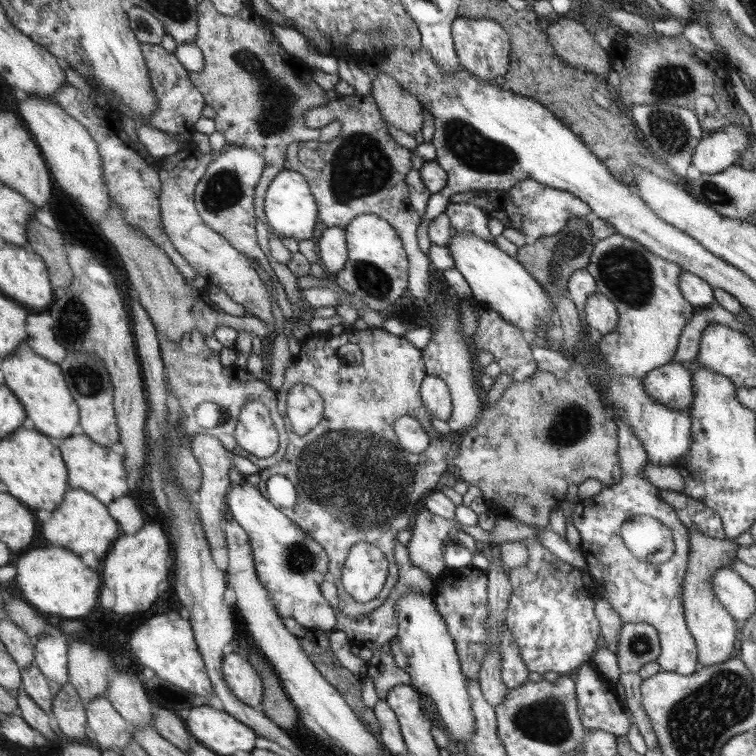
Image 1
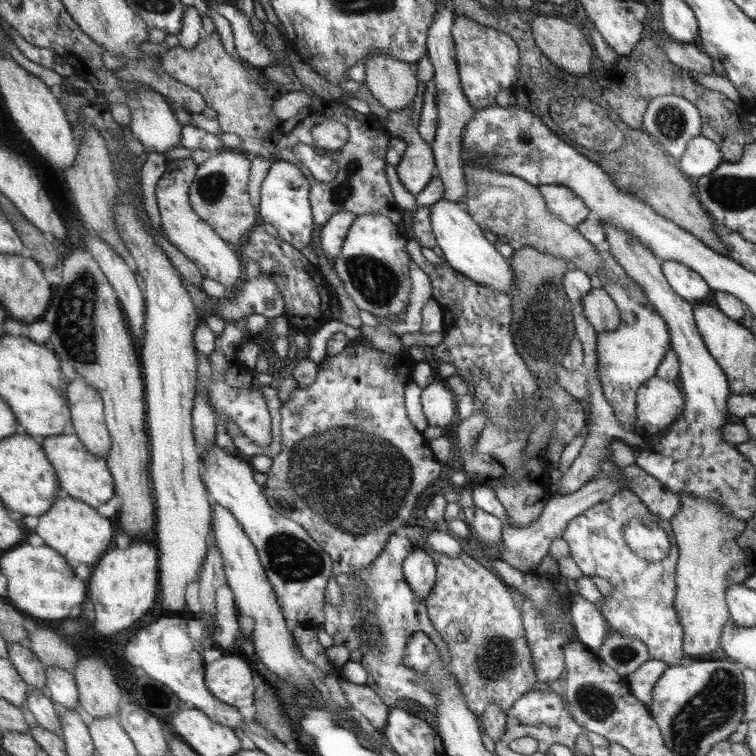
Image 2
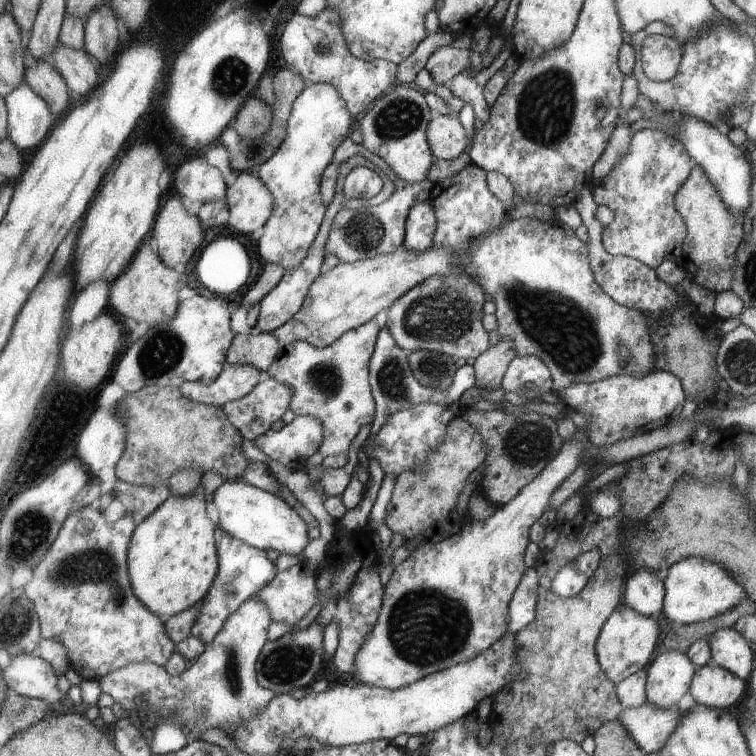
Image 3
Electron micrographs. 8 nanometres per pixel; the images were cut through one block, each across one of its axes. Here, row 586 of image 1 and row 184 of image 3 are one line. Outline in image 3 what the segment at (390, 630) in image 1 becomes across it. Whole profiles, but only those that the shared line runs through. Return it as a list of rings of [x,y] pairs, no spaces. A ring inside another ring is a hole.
[[[350,137],[346,138],[338,148],[336,148],[332,163],[324,172],[328,172],[324,176],[324,200],[328,200],[328,205],[332,202],[334,194],[336,194],[336,181],[338,180],[338,169],[342,162],[346,162],[352,156],[361,155],[370,160],[377,168],[380,169],[383,177],[390,178],[393,186],[396,186],[390,200],[372,207],[364,207],[358,209],[342,208],[335,215],[332,222],[332,229],[327,240],[327,253],[335,254],[340,263],[356,263],[358,260],[372,259],[377,255],[390,255],[403,247],[406,240],[406,221],[411,213],[411,209],[415,207],[420,200],[429,200],[431,192],[435,186],[427,179],[421,182],[407,182],[402,180],[398,174],[394,174],[390,170],[390,166],[376,154],[372,154],[362,146],[355,144]]]

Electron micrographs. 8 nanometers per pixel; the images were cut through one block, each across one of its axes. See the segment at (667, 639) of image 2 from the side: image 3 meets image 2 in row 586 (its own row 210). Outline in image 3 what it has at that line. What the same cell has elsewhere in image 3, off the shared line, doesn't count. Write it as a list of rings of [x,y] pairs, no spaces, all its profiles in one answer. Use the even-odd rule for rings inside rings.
[[[650,128],[636,131],[630,140],[628,154],[622,160],[618,160],[618,164],[592,190],[597,206],[606,206],[614,211],[614,220],[603,229],[604,249],[612,256],[628,256],[650,265],[651,268],[660,267],[666,255],[676,252],[686,239],[686,224],[674,207],[674,196],[695,167],[694,158],[684,149],[679,140],[676,140],[676,137],[669,136],[662,130]]]

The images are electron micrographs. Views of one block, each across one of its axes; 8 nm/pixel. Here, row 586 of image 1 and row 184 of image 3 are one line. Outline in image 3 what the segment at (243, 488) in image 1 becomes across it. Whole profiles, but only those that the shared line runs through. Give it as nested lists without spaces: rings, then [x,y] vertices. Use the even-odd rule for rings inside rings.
[[[311,83],[295,101],[287,121],[286,139],[276,155],[255,173],[275,198],[274,213],[264,224],[264,232],[258,240],[258,254],[266,263],[280,264],[288,270],[299,267],[307,258],[326,210],[320,200],[320,176],[332,163],[336,148],[351,135],[352,122],[344,98],[330,84]]]

